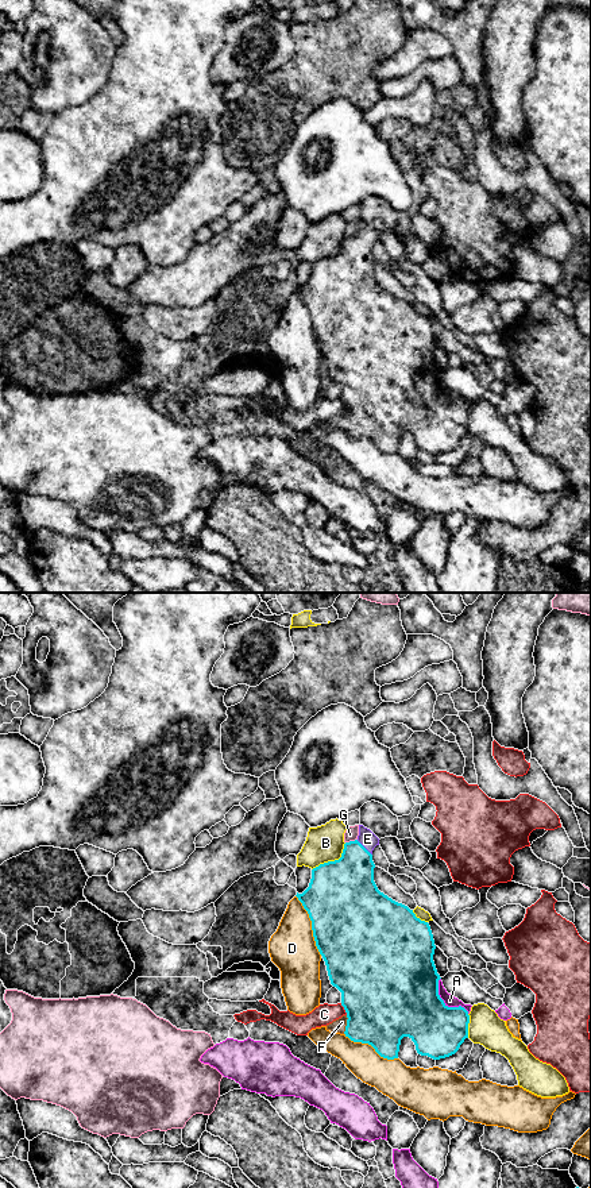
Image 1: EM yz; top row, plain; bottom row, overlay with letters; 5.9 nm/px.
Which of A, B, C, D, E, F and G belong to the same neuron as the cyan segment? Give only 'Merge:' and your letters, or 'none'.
Merge: E, F

